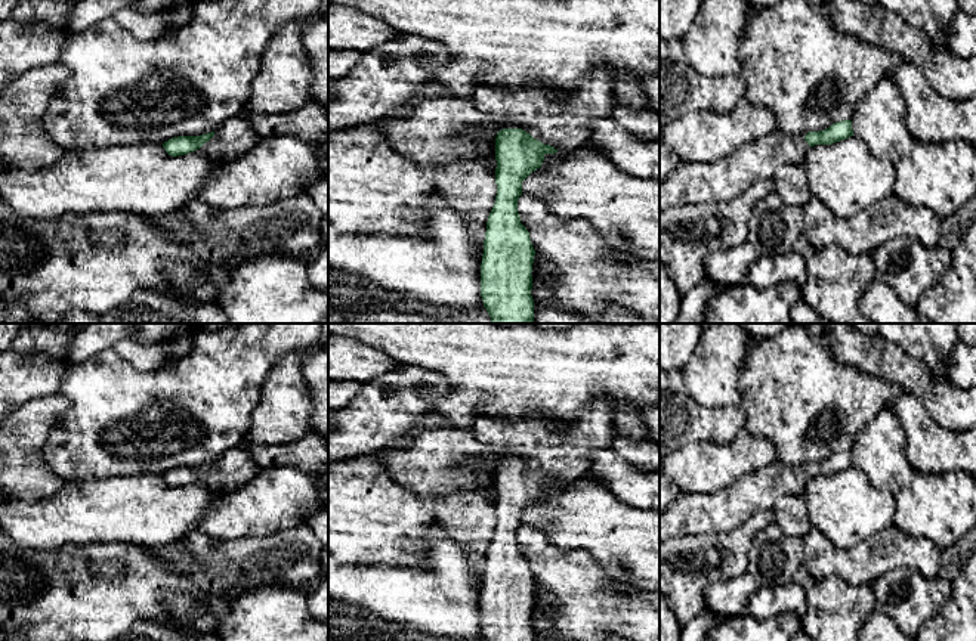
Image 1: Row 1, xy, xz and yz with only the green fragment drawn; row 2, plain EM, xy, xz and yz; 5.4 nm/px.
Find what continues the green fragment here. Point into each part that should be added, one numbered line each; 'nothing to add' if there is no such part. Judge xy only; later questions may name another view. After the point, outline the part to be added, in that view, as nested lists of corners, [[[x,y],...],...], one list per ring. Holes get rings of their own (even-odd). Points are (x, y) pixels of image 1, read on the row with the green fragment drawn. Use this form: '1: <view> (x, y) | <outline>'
1: xy (235, 136) | [[[237,115],[226,120],[200,149],[211,160],[231,161],[247,154],[260,139],[253,126],[244,117]]]

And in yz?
1: yz (725, 179) | [[[775,130],[766,137],[750,142],[738,148],[732,155],[726,155],[711,162],[694,162],[694,161],[680,161],[668,177],[660,182],[660,211],[685,204],[702,204],[702,202],[729,202],[744,193],[753,183],[762,180],[772,180],[776,170],[784,164],[802,165],[807,151],[810,149],[809,143],[803,136],[791,136]]]

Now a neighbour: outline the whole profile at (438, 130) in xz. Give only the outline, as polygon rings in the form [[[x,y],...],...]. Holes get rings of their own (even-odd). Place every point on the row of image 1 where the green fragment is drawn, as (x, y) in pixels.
[[[472,96],[433,97],[405,118],[376,123],[401,155],[426,164],[475,161],[495,173],[495,137],[506,127],[481,112]]]

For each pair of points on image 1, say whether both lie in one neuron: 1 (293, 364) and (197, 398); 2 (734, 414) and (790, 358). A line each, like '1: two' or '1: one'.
1: two
2: two

